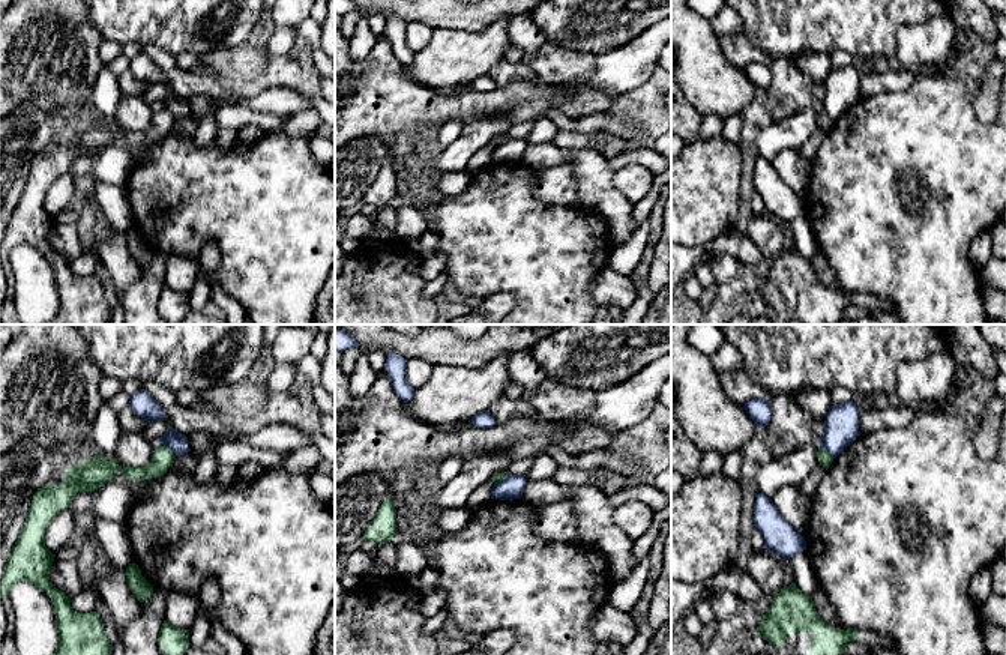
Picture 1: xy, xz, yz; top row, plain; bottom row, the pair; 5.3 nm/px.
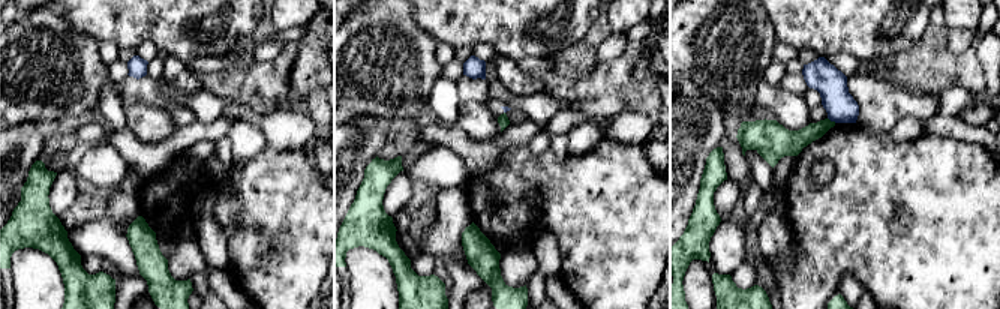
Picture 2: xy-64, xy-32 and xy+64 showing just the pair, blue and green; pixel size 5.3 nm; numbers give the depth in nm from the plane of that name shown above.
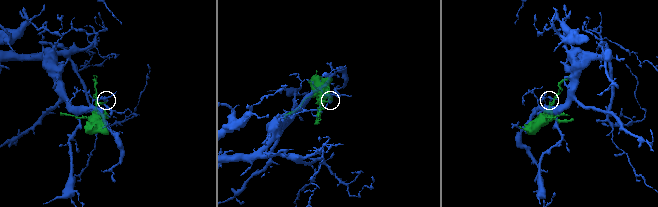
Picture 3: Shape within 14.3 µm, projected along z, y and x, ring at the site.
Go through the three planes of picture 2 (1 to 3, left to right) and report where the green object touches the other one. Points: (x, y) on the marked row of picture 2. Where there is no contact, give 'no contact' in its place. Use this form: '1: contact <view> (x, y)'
1: no contact
2: no contact
3: contact xy+64 (832, 120)

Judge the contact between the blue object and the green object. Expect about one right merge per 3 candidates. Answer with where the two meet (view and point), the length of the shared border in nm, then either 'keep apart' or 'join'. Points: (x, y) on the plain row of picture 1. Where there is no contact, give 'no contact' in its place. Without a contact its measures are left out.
yz (826, 113) | 110 nm | keep apart

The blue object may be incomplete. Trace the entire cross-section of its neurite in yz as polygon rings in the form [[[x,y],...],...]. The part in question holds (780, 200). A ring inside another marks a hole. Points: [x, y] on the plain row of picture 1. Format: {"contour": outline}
{"contour": [[[763,156],[757,158],[754,167],[754,191],[763,200],[766,212],[785,222],[791,222],[806,213],[805,201],[779,177],[772,165]]]}

